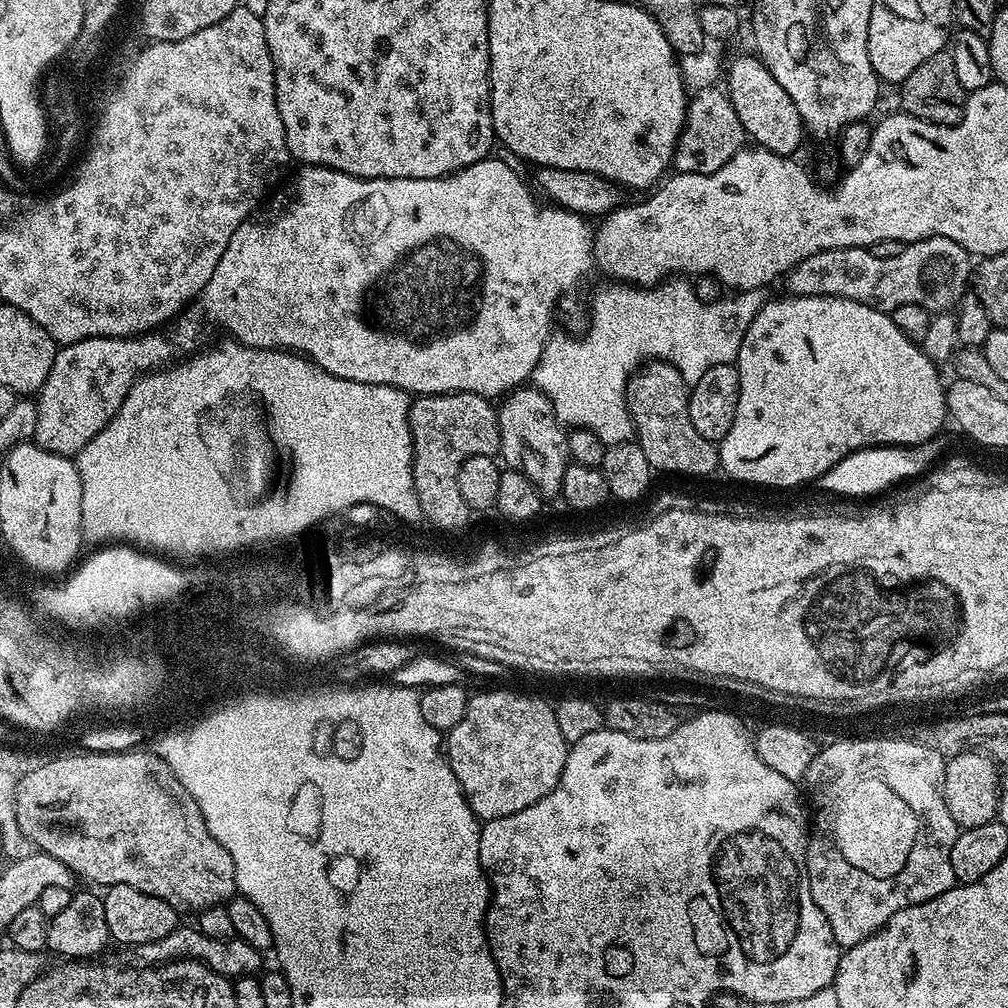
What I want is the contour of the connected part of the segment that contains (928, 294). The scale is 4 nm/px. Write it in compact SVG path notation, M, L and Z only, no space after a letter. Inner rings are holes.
M931 236L925 240L913 240L905 243L898 258L874 258L868 248L831 248L825 252L816 252L801 264L796 264L787 273L787 291L794 296L837 296L847 300L857 300L880 312L892 313L898 306L922 306L933 314L955 309L964 293L969 291L974 276L974 260L958 242L950 242L945 236Z

